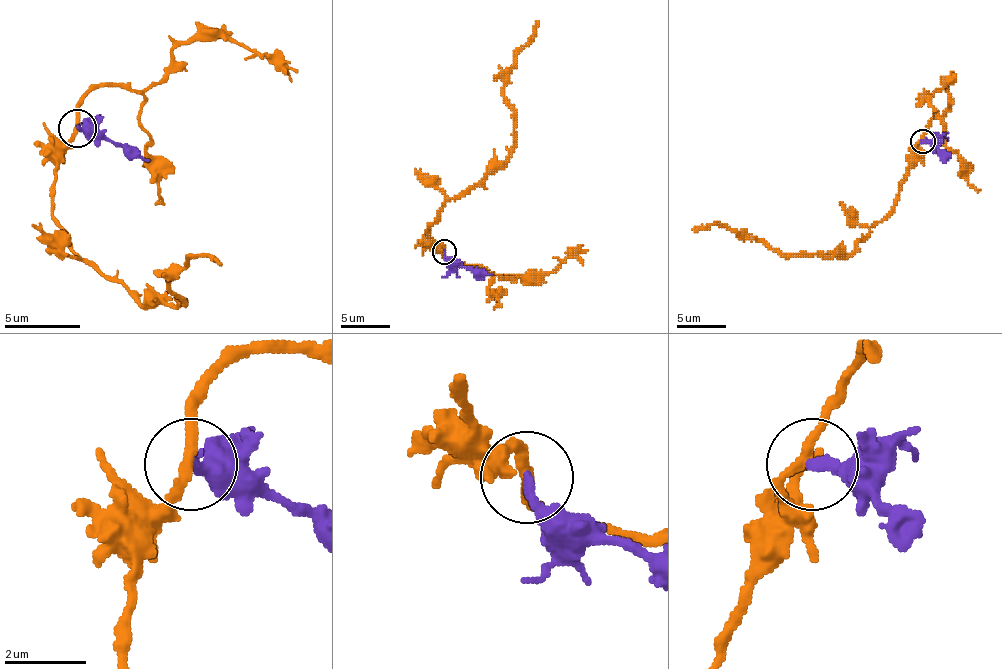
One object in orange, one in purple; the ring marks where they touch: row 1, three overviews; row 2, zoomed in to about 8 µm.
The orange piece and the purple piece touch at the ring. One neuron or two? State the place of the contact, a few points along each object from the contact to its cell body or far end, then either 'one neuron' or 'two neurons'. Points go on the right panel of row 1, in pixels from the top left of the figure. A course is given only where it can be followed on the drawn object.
(923, 141) | orange via (923, 140), (916, 145), (899, 199), (847, 256), (778, 254), (766, 244), (744, 239), (717, 224), (692, 229) | purple via (923, 140), (938, 150), (945, 162) | two neurons

